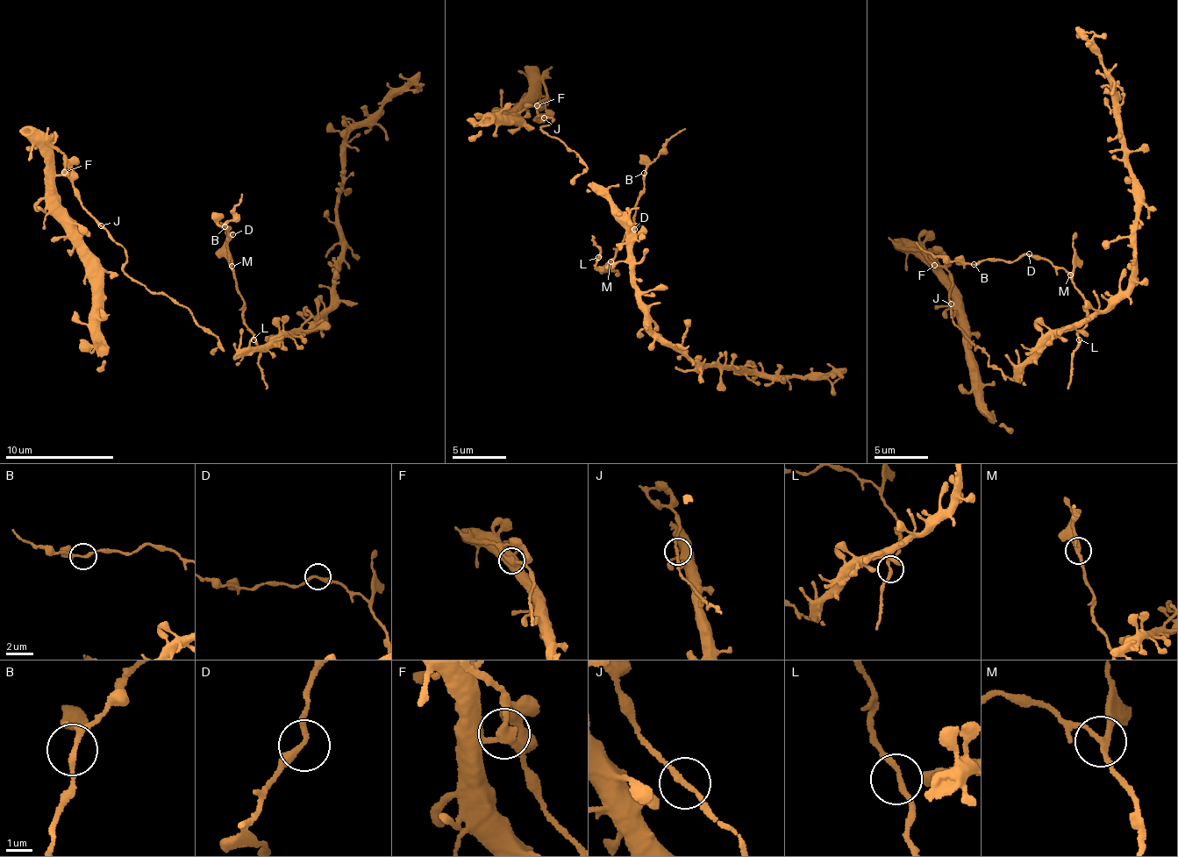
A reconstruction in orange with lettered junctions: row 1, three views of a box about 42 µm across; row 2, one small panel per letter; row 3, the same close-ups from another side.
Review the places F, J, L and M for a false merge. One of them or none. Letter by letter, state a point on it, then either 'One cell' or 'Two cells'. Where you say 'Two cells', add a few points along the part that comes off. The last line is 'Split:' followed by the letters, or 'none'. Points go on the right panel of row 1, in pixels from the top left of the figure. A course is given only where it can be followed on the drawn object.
F: Place: (934, 265). One cell
J: Place: (951, 303). One cell
L: Place: (1079, 339). One cell
M: Place: (1070, 274). Two cells. Course of the part to remove: (1070, 274), (1026, 254), (1011, 262), (971, 264), (931, 256), (917, 240)
Split: M

